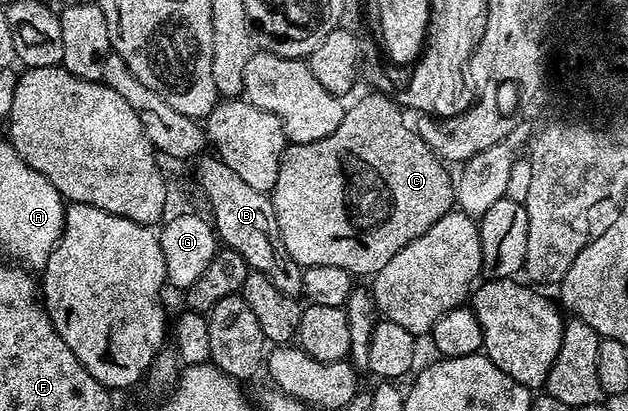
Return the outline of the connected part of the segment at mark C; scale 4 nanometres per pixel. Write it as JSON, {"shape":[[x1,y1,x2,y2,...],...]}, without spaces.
{"shape":[[371,93,368,97,361,98,352,109,350,106,344,112,341,123,337,123,337,131,333,131,333,135,325,135,325,139,317,139,313,143,288,144,281,159,281,171,277,171,277,183,269,194,273,203,273,211,277,215,277,227,281,231,281,243,285,243,285,251,289,251,289,255,300,267,308,265,345,267,345,271,349,271,353,275,360,275,359,273,373,275,377,271,381,271,381,267,385,267,385,263,389,263,389,259,393,259,393,255,397,255,397,251,401,251,401,247,405,247,409,243,413,243,413,239,425,235,425,231,429,231,429,227,433,227,433,223,437,223,437,219,452,212,455,205,455,182,453,173,446,168,450,169,428,147,425,139,421,139,421,135,415,132,409,121,407,125,402,111,389,98,382,97,379,93]]}

